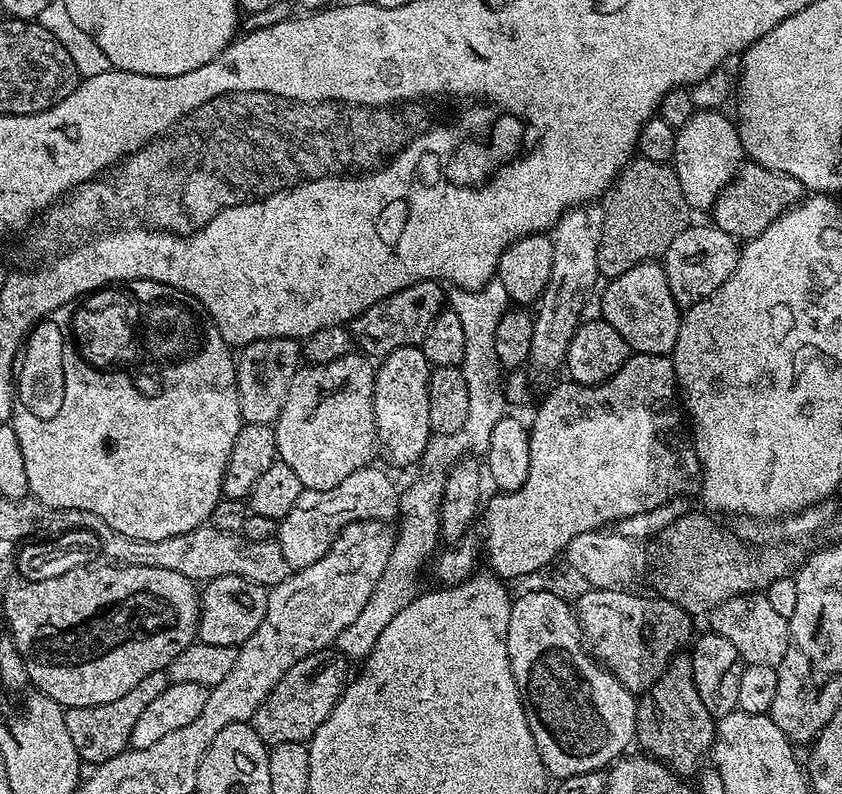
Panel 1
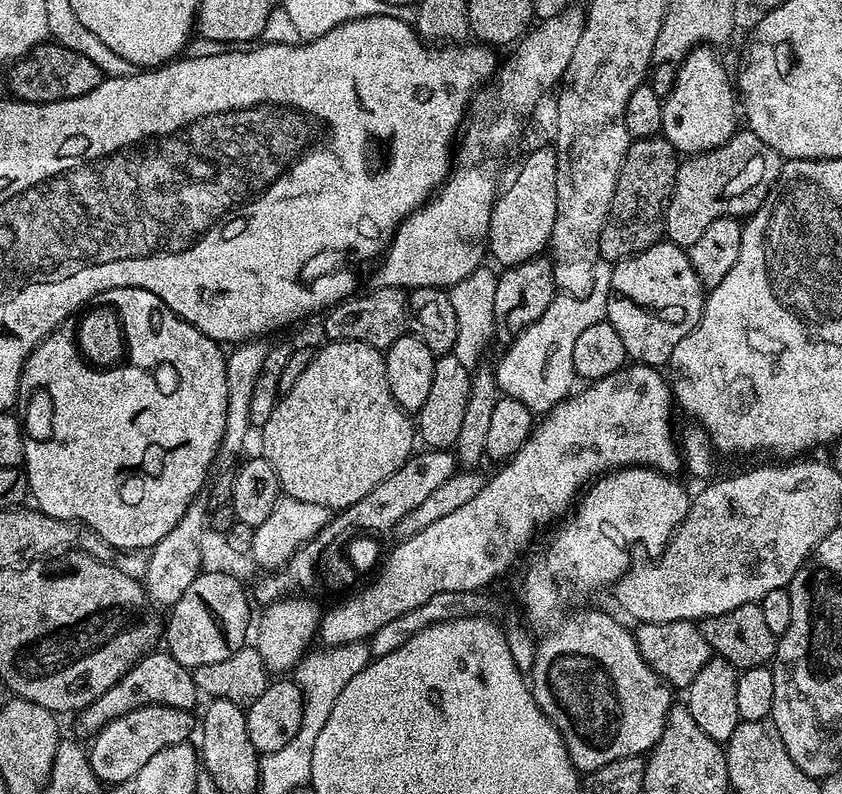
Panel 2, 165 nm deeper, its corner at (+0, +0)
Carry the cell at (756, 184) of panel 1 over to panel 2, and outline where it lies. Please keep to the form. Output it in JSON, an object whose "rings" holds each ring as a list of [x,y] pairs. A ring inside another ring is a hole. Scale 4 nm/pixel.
{"rings":[[[738,130],[731,136],[728,141],[722,146],[718,146],[714,150],[709,152],[697,152],[695,154],[689,155],[687,159],[683,161],[676,175],[676,181],[674,182],[674,190],[672,191],[672,197],[668,199],[668,208],[664,211],[664,231],[666,233],[667,239],[671,243],[680,245],[681,248],[687,250],[691,244],[698,242],[698,237],[705,232],[706,226],[710,226],[710,222],[714,222],[718,218],[723,216],[735,216],[737,218],[747,218],[752,215],[752,213],[757,212],[764,204],[764,201],[768,199],[771,191],[772,185],[776,183],[777,178],[780,177],[780,166],[782,163],[782,158],[776,153],[776,151],[770,147],[766,142],[762,142],[762,138],[758,138],[758,134],[749,132],[747,130]]]}

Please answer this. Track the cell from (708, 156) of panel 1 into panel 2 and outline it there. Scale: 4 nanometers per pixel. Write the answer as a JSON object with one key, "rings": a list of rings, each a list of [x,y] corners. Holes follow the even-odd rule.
{"rings":[[[699,46],[686,57],[676,69],[676,81],[668,96],[663,97],[662,134],[675,146],[677,153],[695,154],[709,152],[725,144],[738,131],[738,96],[734,84],[728,81],[728,72],[724,64],[715,56],[713,49]]]}

